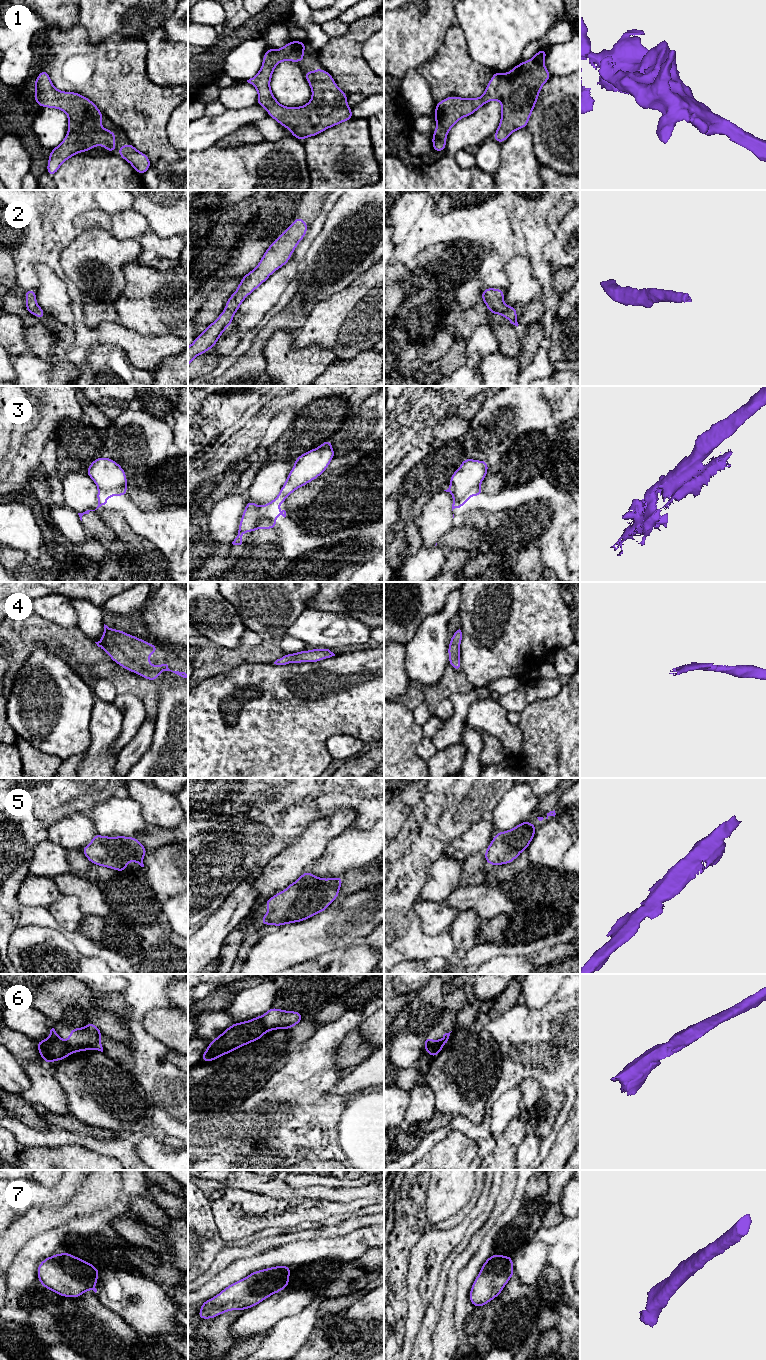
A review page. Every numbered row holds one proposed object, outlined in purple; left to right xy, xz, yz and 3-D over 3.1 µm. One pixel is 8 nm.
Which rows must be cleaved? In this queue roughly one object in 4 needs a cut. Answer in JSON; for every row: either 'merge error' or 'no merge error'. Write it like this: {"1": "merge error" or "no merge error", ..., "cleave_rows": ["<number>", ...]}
{"1": "no merge error", "2": "no merge error", "3": "no merge error", "4": "no merge error", "5": "no merge error", "6": "no merge error", "7": "no merge error", "cleave_rows": []}

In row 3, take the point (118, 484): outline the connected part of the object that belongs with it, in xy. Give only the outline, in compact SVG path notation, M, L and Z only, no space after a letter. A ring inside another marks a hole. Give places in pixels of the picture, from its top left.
M99 457L89 465L86 474L98 486L98 506L95 510L105 505L110 496L127 495L127 476L124 469L116 461ZM95 510L78 513L80 520L82 521L84 514L89 514L90 511Z

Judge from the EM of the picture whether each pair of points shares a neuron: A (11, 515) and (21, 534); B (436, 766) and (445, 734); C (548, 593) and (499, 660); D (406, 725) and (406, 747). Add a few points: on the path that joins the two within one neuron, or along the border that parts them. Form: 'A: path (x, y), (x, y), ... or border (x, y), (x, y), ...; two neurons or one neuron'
A: path (11, 520), (18, 529); one neuron
B: border (459, 741), (436, 751); two neurons
C: path (531, 610), (499, 643); one neuron
D: path (406, 730), (406, 742); one neuron

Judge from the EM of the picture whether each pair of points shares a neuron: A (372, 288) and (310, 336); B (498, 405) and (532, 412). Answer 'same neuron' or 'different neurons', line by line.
A: same neuron
B: same neuron

